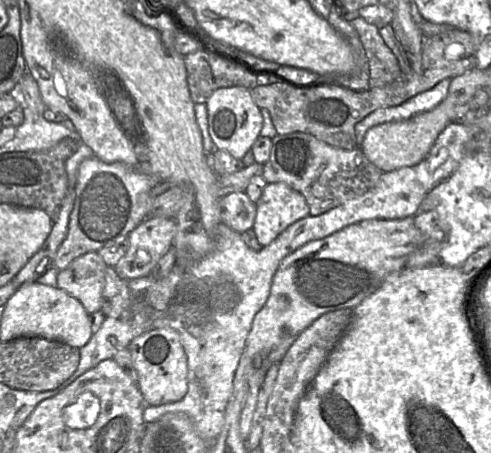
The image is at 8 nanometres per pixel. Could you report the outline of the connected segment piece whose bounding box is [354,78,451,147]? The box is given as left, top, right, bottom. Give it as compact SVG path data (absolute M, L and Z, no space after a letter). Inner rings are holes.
M449 78L443 79L433 88L415 95L400 105L380 108L370 113L354 127L357 147L361 147L370 128L379 124L408 120L437 107L446 98L450 83Z

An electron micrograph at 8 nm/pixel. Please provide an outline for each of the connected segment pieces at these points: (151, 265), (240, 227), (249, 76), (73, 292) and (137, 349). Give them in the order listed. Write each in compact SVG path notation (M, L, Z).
M146 218L128 234L129 247L115 266L118 277L128 282L150 276L159 260L172 248L176 231L172 218Z
M232 192L220 200L221 223L240 234L253 227L256 205L245 192Z
M204 50L184 56L187 70L187 83L191 99L194 104L206 103L209 97L218 89L228 87L256 87L257 75L252 74L242 63L228 59L211 51Z
M97 252L86 253L58 272L57 287L77 299L88 314L101 311L107 267Z
M172 329L150 330L131 341L127 349L138 375L138 387L145 405L159 406L183 399L187 393L187 357L179 334Z

